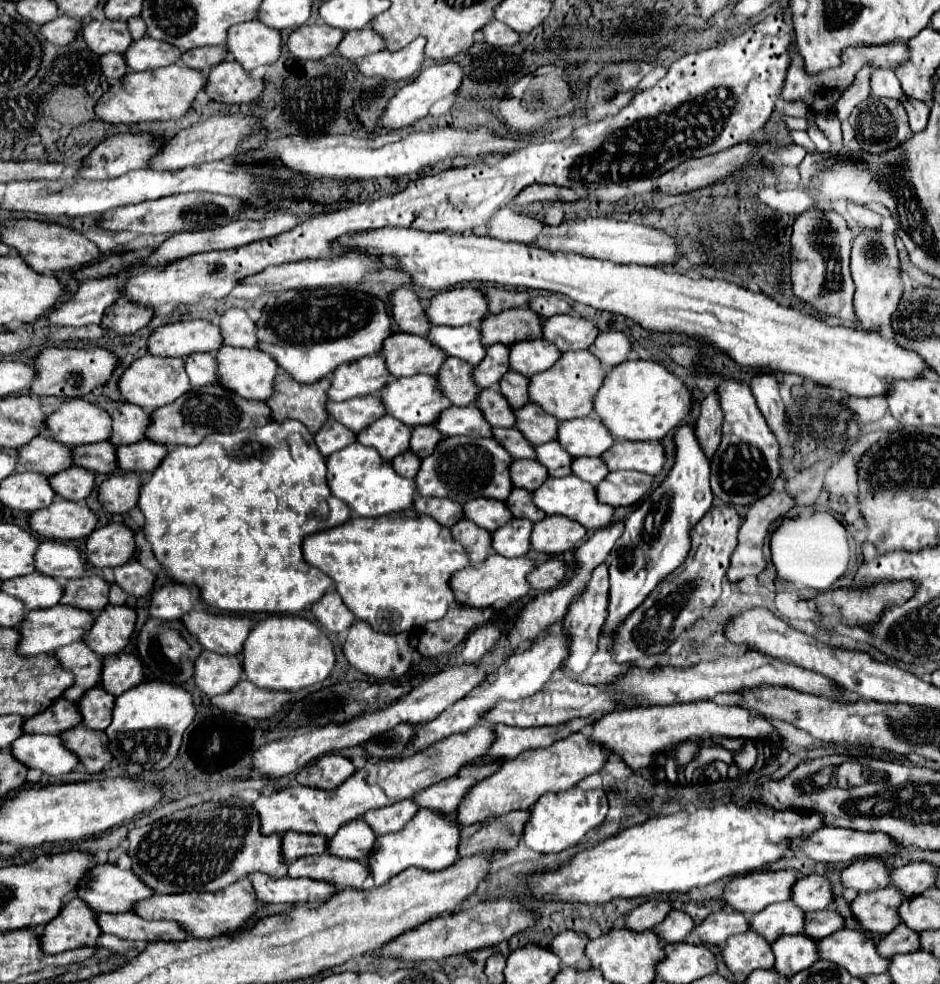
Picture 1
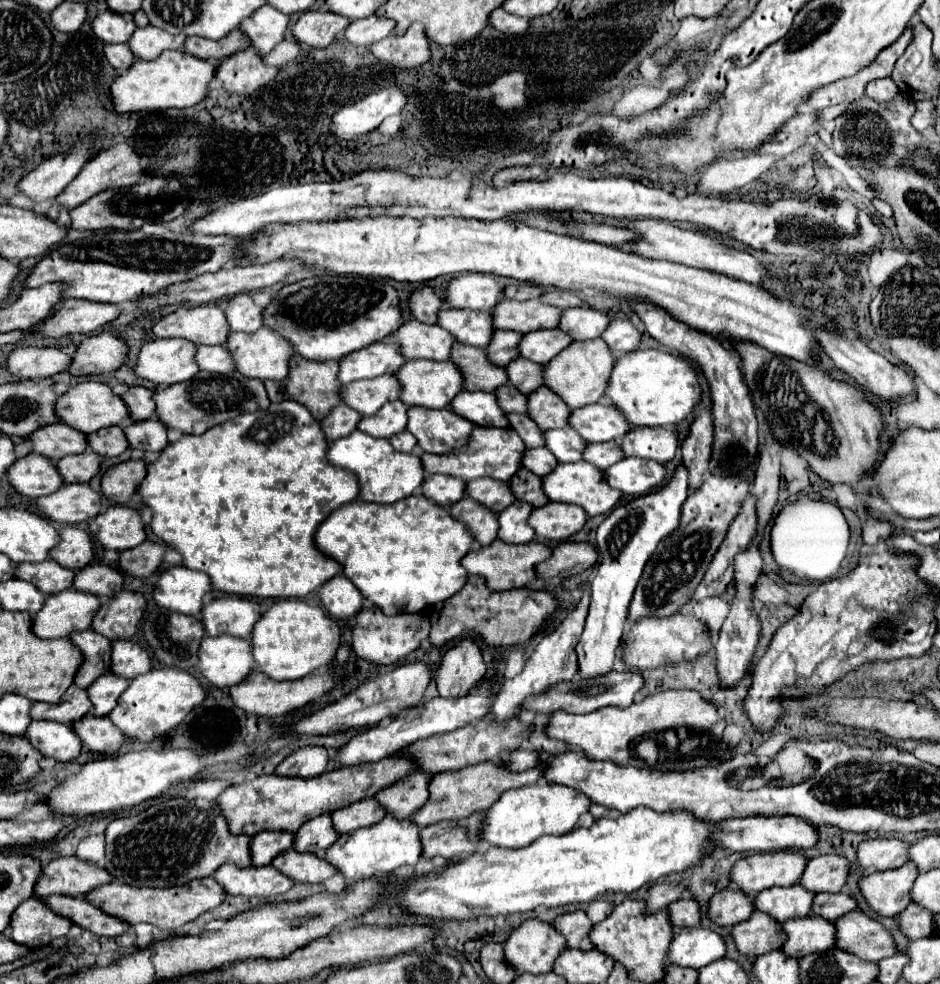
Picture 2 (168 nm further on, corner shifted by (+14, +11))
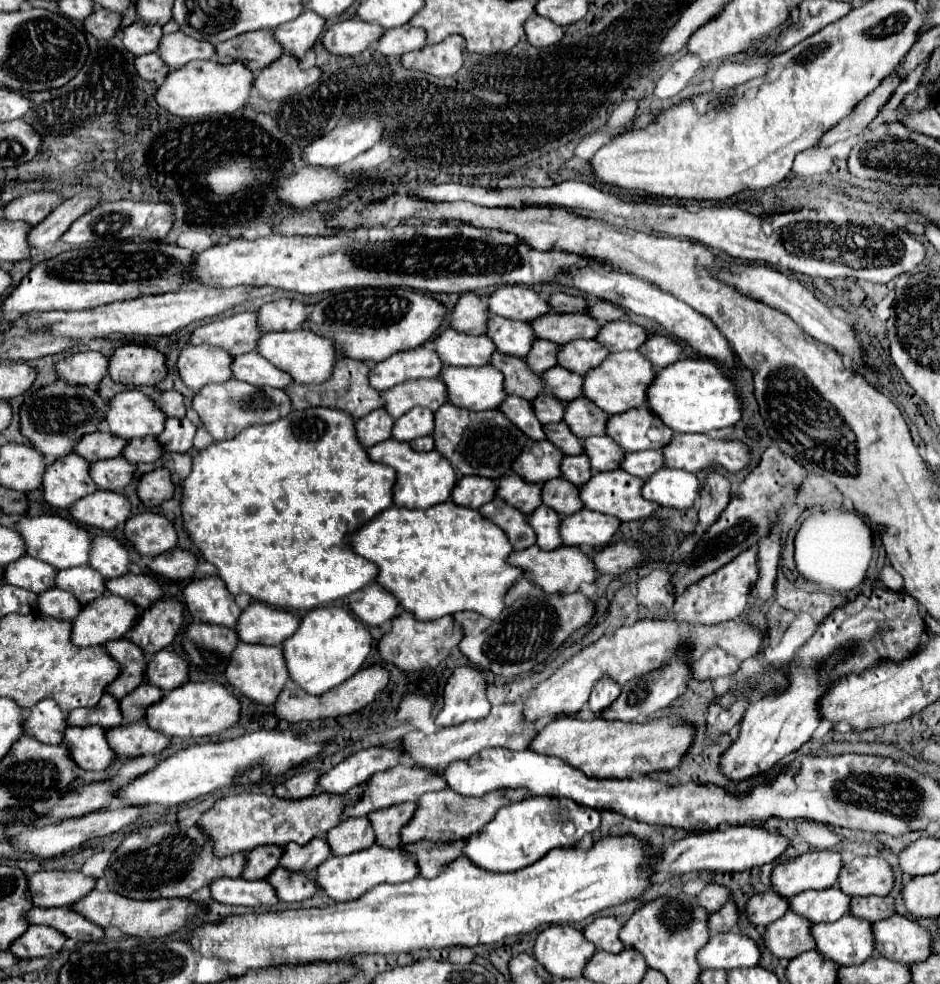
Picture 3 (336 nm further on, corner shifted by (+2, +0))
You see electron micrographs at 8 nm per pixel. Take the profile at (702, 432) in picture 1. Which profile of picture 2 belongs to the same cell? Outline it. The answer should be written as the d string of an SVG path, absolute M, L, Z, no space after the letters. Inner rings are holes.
M700 412L690 424L690 432L682 442L682 460L690 474L690 486L702 482L702 474L708 470L712 446L712 416L710 412Z

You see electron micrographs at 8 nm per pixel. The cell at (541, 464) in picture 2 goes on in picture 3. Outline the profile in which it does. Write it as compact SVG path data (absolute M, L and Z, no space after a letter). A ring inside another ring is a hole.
M574 455L566 457L562 463L562 477L572 483L586 483L592 477L592 467L588 455Z

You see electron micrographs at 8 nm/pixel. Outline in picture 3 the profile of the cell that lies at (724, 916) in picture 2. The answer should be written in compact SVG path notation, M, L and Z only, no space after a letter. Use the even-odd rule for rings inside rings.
M764 891L758 895L752 895L746 907L746 915L750 923L754 925L770 925L772 921L780 919L790 909L788 899L778 895L776 891Z

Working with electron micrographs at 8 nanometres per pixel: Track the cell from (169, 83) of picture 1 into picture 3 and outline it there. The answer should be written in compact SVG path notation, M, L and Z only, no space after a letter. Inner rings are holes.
M216 59L210 61L196 61L188 63L182 69L170 71L164 85L156 93L156 101L168 113L178 117L192 117L192 115L214 115L214 113L234 113L248 103L250 91L254 83L254 73L244 63L228 63L222 65Z

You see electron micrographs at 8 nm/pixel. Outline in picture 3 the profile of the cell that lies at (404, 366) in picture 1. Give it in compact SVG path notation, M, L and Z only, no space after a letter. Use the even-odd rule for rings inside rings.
M446 329L434 339L434 349L444 365L488 365L496 345L490 337L472 337L454 329Z

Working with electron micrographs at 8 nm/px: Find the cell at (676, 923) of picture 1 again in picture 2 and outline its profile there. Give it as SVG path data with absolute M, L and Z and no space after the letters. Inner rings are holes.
M682 898L666 906L668 918L672 926L698 926L700 922L700 906L692 898Z

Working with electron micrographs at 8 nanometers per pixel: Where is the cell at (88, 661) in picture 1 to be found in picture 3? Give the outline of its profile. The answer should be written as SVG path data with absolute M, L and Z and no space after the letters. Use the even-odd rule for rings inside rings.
M128 639L110 641L110 643L106 643L106 649L124 669L120 679L116 679L116 683L108 685L106 691L110 695L116 695L116 699L122 699L124 695L128 695L138 685L144 683L148 661L144 657L144 651L138 645L134 645L132 641L128 641Z

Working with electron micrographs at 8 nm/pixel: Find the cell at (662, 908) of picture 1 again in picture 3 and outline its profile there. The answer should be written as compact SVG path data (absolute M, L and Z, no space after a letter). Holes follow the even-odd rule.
M710 883L700 895L698 895L698 903L702 907L706 907L710 913L716 913L722 905L726 905L732 899L732 891L724 885L716 885Z

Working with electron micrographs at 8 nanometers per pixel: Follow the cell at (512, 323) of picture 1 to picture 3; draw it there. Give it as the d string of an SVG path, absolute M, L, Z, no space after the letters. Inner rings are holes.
M566 313L566 315L544 315L544 319L536 319L532 323L536 327L538 339L548 339L554 343L570 343L574 339L594 339L594 337L562 337L562 335L598 335L600 325L588 313Z

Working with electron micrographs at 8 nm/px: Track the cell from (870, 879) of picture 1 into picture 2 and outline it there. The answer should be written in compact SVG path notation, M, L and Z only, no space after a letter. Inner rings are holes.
M894 838L864 840L856 850L856 860L858 866L866 872L884 872L890 868L898 868L906 862L906 848L908 844Z

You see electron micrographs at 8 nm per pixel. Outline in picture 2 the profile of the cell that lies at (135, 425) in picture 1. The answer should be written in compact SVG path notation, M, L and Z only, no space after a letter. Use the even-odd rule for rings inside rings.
M136 386L136 388L130 388L126 394L122 394L120 398L126 402L128 414L134 422L154 418L156 404L152 400L152 390L144 388L144 386Z

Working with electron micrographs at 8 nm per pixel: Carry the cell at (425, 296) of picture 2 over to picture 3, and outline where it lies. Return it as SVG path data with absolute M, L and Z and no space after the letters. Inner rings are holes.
M466 293L458 299L454 313L452 313L452 329L468 335L484 335L490 311L482 297L474 293Z

